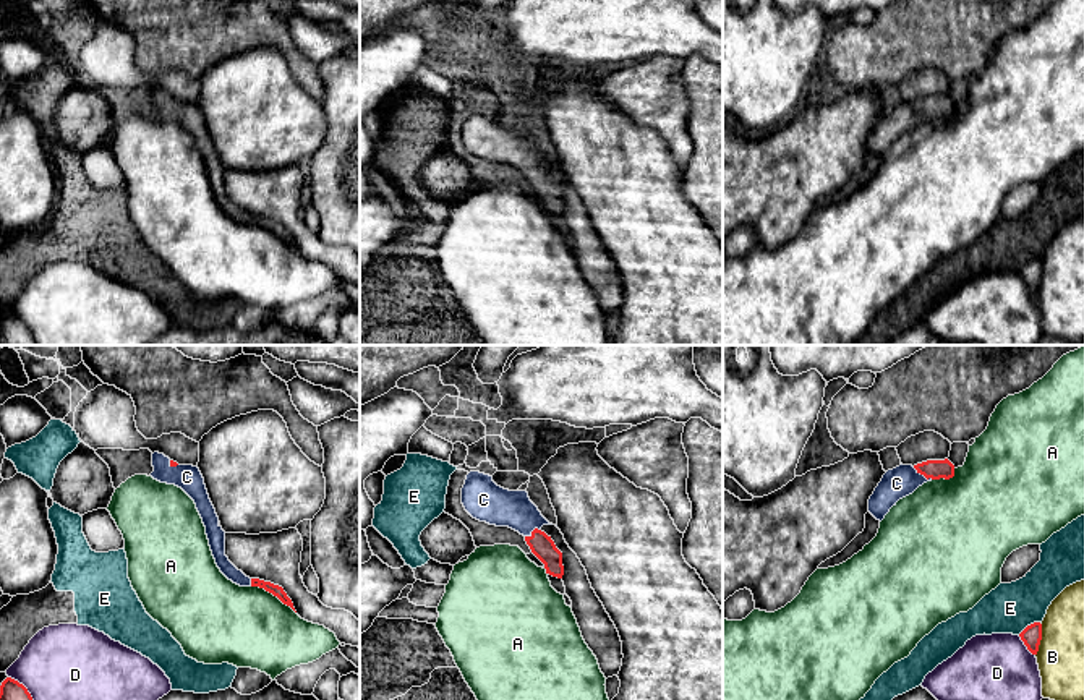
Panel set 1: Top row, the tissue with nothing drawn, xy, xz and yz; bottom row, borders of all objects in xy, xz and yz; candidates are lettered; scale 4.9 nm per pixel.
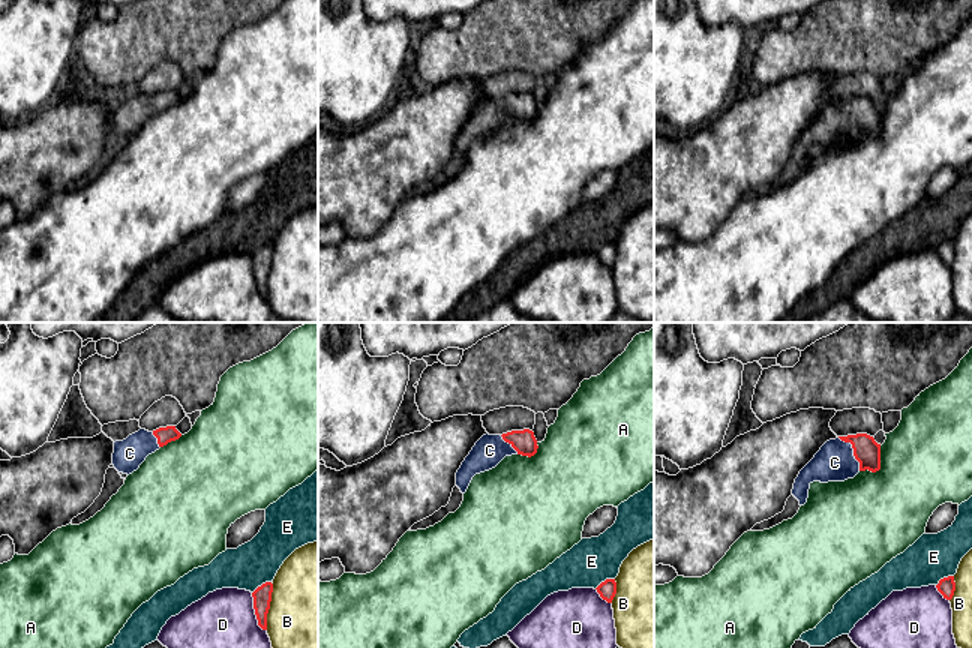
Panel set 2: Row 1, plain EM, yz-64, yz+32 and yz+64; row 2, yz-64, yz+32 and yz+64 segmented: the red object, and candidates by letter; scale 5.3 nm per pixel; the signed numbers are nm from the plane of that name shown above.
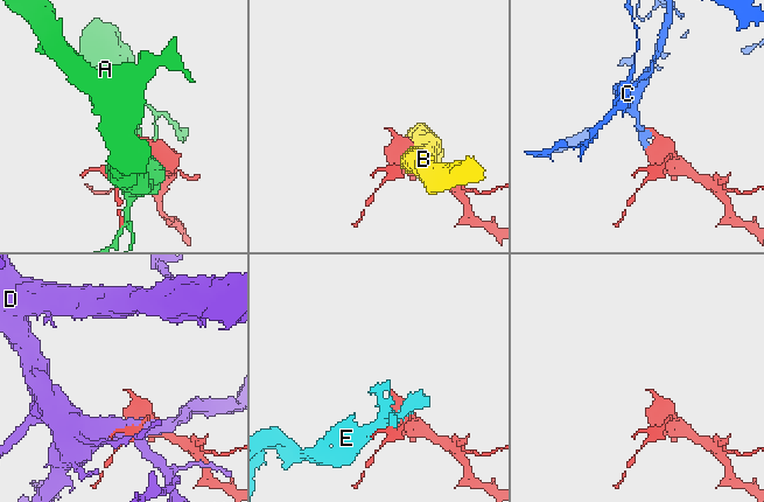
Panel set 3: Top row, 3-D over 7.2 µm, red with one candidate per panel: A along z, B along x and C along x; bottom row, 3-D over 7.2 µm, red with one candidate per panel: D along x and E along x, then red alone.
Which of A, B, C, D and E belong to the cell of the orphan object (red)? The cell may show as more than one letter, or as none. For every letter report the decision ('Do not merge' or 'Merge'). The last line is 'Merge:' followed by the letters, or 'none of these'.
A: Do not merge
B: Do not merge
C: Merge
D: Do not merge
E: Do not merge
Merge: C

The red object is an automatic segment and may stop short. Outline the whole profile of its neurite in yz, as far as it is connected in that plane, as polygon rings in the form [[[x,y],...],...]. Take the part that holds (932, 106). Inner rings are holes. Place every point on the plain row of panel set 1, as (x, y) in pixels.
[[[927,97],[917,102],[899,102],[888,107],[868,136],[868,149],[883,157],[896,139],[912,131],[919,123],[932,117],[950,117],[954,113],[954,102],[945,97]]]

